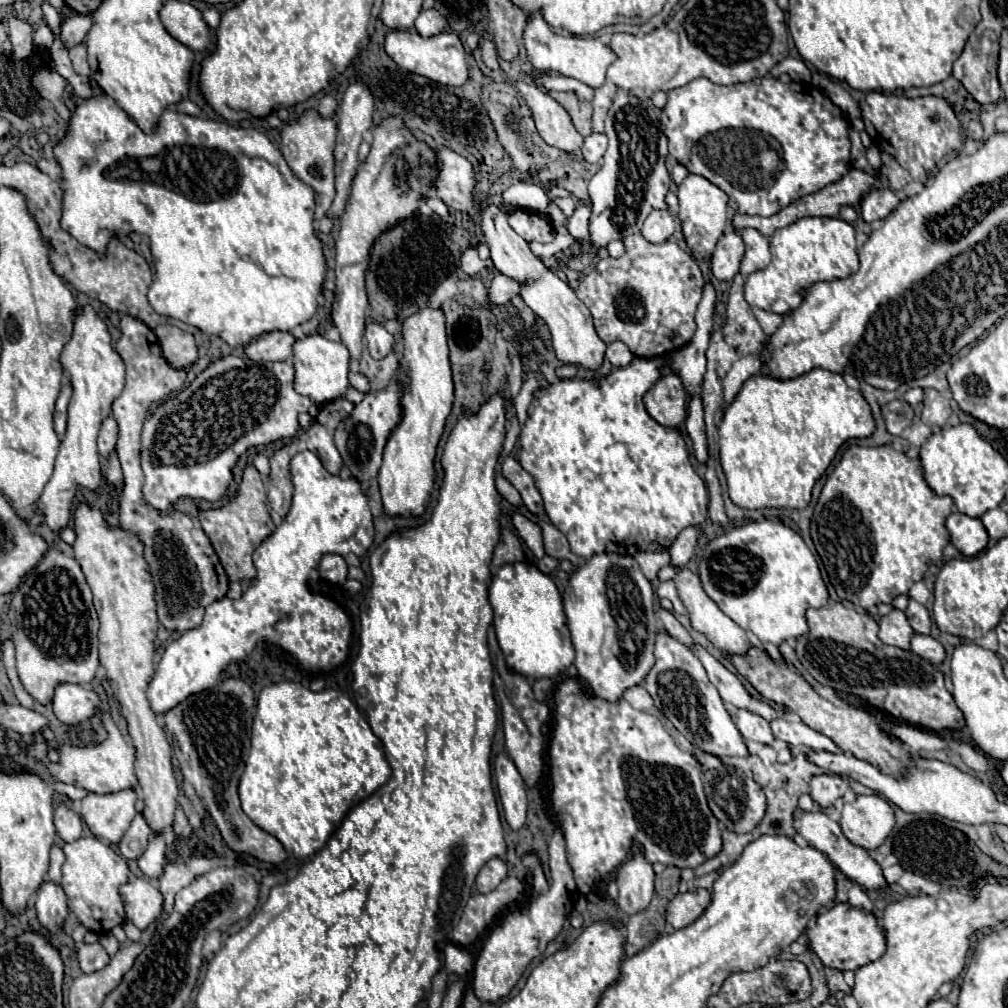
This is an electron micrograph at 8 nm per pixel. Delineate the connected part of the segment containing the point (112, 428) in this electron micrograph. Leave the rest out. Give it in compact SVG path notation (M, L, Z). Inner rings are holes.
M109 415L103 423L101 423L101 429L99 429L99 453L109 459L109 455L115 451L115 441L117 441L117 433L119 433L119 427L115 423L115 419Z

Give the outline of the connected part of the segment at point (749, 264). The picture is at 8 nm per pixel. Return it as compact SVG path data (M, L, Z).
M743 229L741 237L745 241L745 257L741 263L741 275L747 277L769 265L771 251L769 251L769 239L763 237L755 229Z

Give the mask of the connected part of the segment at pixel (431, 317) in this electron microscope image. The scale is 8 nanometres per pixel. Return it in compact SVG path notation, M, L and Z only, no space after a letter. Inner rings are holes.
M427 303L423 309L403 319L401 325L403 355L399 359L397 377L401 383L403 415L397 427L387 437L377 481L381 487L383 507L389 515L421 515L427 509L427 501L435 481L433 459L437 453L439 437L443 435L445 421L451 413L453 379L443 309L435 309Z

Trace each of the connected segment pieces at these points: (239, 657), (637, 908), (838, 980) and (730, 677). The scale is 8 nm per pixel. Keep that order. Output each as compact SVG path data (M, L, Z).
M303 451L303 453L297 453L297 455L293 457L293 461L291 461L291 479L293 479L293 485L295 485L295 495L293 495L291 511L287 513L287 517L283 519L283 523L281 523L281 525L279 525L279 527L277 527L277 529L275 529L275 531L273 531L273 533L271 533L271 535L255 549L255 553L253 553L253 565L257 565L257 575L255 575L255 579L251 581L249 589L247 589L239 599L227 599L227 597L223 597L223 599L215 601L213 605L209 605L209 607L207 607L207 613L205 613L205 619L203 619L203 623L201 623L199 627L185 631L179 639L171 641L171 643L167 645L167 649L165 649L165 653L163 653L159 665L157 665L157 671L155 671L155 675L153 675L153 681L151 681L149 689L147 689L147 697L149 697L151 707L153 707L153 711L155 711L157 715L163 715L165 711L173 709L177 703L185 701L185 699L187 699L189 695L193 695L193 693L201 693L203 689L211 689L211 687L217 683L219 673L221 673L227 665L249 661L251 651L253 651L253 647L255 647L259 641L275 643L277 647L281 647L281 649L285 649L287 653L291 653L296 659L297 665L303 671L313 671L313 673L317 673L317 671L331 671L331 669L339 667L341 663L347 660L349 639L351 639L351 627L349 627L351 621L349 621L347 613L345 613L335 601L331 601L331 599L321 595L313 595L313 593L307 589L307 573L309 573L313 567L317 567L319 561L321 561L321 557L327 555L327 553L335 553L335 555L355 553L357 557L363 557L363 555L369 551L369 547L371 547L371 543L373 543L373 515L371 515L371 509L369 509L369 503L367 503L367 495L361 491L361 483L357 483L355 479L351 479L351 477L341 479L341 477L331 475L331 473L321 465L319 457L317 457L315 453L311 453L311 451Z
M633 855L633 859L623 863L617 873L619 909L627 915L635 915L647 909L653 897L653 879L653 867L643 855Z
M825 973L825 979L827 979L827 987L829 987L829 997L833 997L837 991L851 994L851 988L845 985L841 973Z
M695 643L695 645L689 647L689 651L703 663L709 681L717 687L717 691L719 691L719 695L721 695L721 699L723 699L725 703L731 703L733 707L749 709L749 711L761 715L761 717L767 719L767 721L773 721L773 719L777 719L777 717L785 717L785 711L783 711L783 709L775 709L775 707L771 707L767 701L757 701L757 699L753 699L753 697L745 691L741 679L739 679L737 675L733 675L731 671L727 671L727 669L725 669L713 655L709 655L701 645Z

